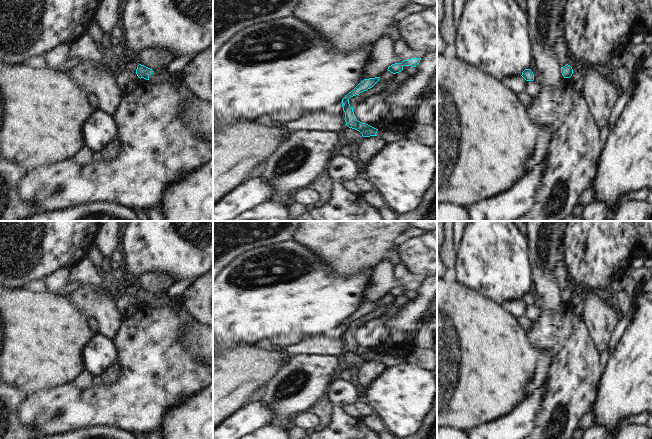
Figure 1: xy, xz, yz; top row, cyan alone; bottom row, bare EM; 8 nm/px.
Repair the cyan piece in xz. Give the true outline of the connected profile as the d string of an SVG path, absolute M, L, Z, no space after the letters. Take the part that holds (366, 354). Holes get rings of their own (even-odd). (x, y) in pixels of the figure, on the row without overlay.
M380 301L364 303L342 323L341 327L342 327L343 335L345 336L344 343L345 343L346 349L349 352L359 355L363 361L379 360L384 362L386 367L391 367L391 366L395 366L405 362L405 360L400 359L398 357L394 357L390 354L387 354L387 355L378 354L366 347L362 347L358 345L356 343L356 340L354 339L353 331L351 331L349 328L349 323L351 321L359 319L360 317L372 312L379 305L379 303Z

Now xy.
M141 288L137 290L136 298L140 303L144 302L154 308L171 307L174 304L173 298L168 297L166 294L153 295Z

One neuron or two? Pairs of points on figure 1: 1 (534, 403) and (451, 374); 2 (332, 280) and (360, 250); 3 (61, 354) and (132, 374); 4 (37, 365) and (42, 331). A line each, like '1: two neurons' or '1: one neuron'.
1: two neurons
2: two neurons
3: two neurons
4: one neuron

